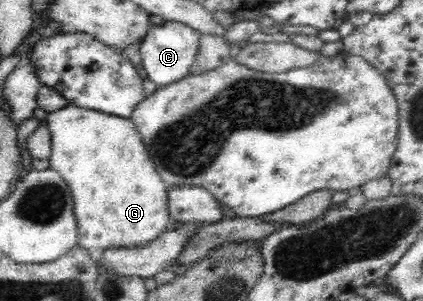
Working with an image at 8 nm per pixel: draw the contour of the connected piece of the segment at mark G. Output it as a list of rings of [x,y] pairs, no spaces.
[[[66,104],[64,108],[57,109],[56,112],[41,115],[48,123],[49,134],[52,135],[52,157],[50,158],[50,169],[60,174],[60,177],[66,182],[70,188],[73,212],[76,218],[77,225],[77,244],[86,250],[92,248],[121,248],[121,247],[136,247],[138,245],[149,244],[150,241],[156,240],[162,233],[168,229],[172,219],[169,216],[170,210],[168,209],[169,203],[169,188],[163,182],[161,175],[156,171],[155,165],[152,163],[150,156],[147,154],[146,145],[141,139],[140,133],[136,130],[131,119],[119,116],[112,116],[108,113],[96,112],[95,109],[84,109],[78,105]]]

